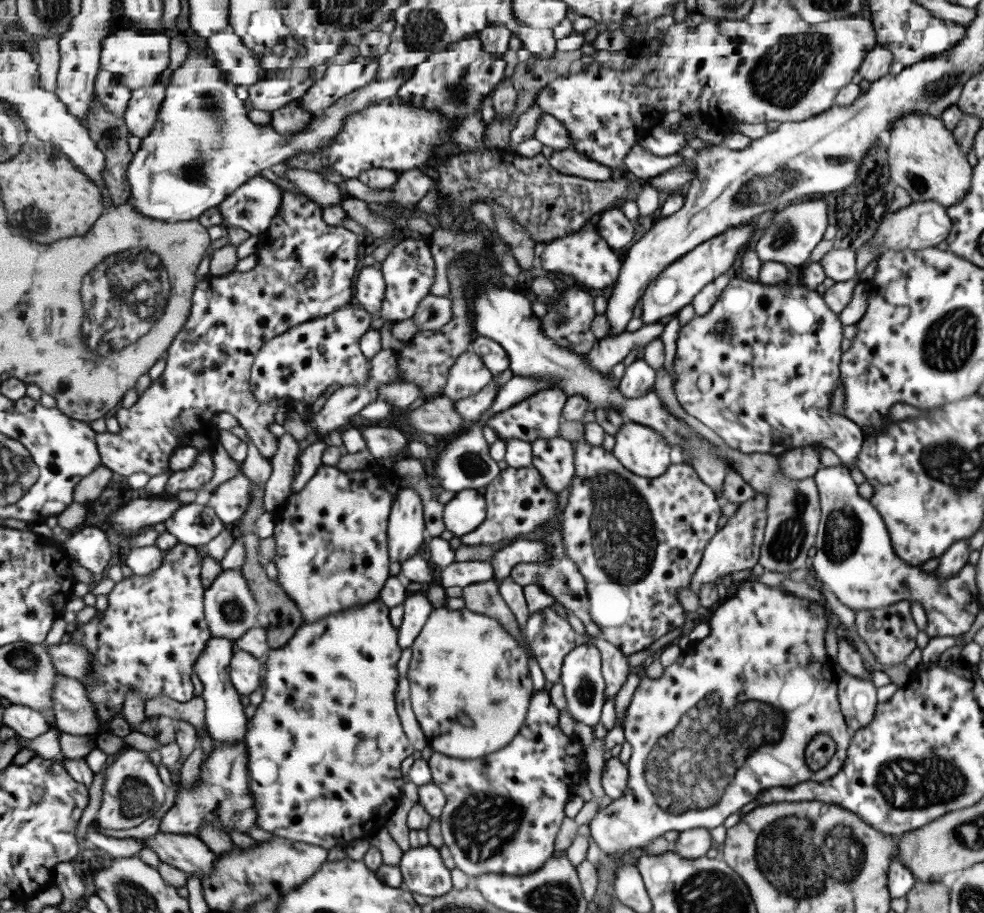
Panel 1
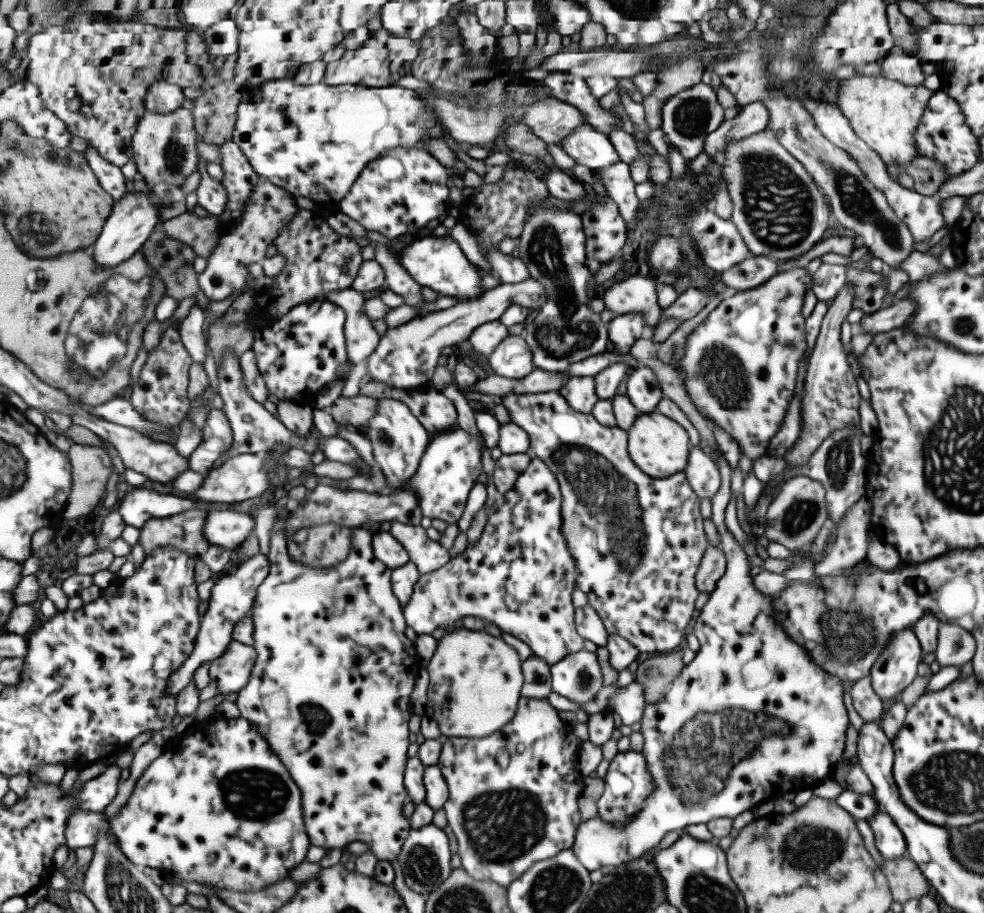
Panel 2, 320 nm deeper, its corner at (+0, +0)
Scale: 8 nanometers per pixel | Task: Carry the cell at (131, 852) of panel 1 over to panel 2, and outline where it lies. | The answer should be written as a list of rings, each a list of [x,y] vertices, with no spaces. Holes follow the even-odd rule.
[[[241,716],[237,718],[217,717],[210,721],[207,732],[192,732],[181,740],[174,741],[165,752],[152,760],[150,765],[138,778],[132,794],[120,813],[110,822],[110,830],[118,841],[118,847],[129,860],[139,867],[149,866],[160,868],[167,882],[198,882],[206,885],[221,886],[231,890],[261,890],[266,886],[289,879],[292,872],[307,860],[307,852],[311,848],[311,837],[307,830],[303,808],[303,792],[298,783],[295,784],[292,774],[287,774],[287,768],[279,755],[271,748],[270,742],[263,736],[250,719]]]

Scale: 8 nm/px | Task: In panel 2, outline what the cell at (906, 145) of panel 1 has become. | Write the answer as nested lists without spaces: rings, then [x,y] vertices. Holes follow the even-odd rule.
[[[853,75],[846,80],[838,81],[832,78],[831,81],[833,82],[832,91],[837,98],[836,107],[840,114],[848,120],[855,136],[872,148],[884,163],[891,160],[901,166],[909,165],[915,157],[919,157],[916,154],[916,142],[912,140],[912,132],[918,125],[920,117],[923,116],[923,110],[926,109],[932,90],[923,86],[904,85],[902,82],[880,76]]]

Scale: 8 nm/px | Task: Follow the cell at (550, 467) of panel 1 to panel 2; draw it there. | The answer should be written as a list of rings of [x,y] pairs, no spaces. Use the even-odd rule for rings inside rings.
[[[531,456],[526,469],[523,470],[523,473],[519,474],[519,480],[515,484],[515,490],[511,490],[507,494],[496,494],[494,505],[490,508],[490,513],[488,514],[487,527],[485,527],[481,538],[474,545],[467,546],[462,553],[453,557],[443,568],[429,574],[420,575],[420,580],[415,584],[412,599],[403,608],[408,626],[413,628],[417,634],[433,634],[437,628],[446,627],[451,629],[451,626],[455,622],[463,620],[465,616],[473,616],[479,618],[484,624],[495,624],[495,626],[499,626],[504,633],[514,634],[521,642],[529,646],[533,657],[543,660],[548,665],[553,665],[555,662],[561,661],[568,654],[573,654],[579,649],[583,649],[584,639],[581,636],[577,636],[578,632],[575,632],[576,628],[573,626],[573,606],[571,606],[571,601],[577,586],[575,580],[578,572],[575,568],[575,559],[571,556],[568,546],[565,544],[565,538],[561,534],[561,514],[559,514],[561,499],[562,496],[557,480],[549,472],[547,465],[543,463],[543,460]]]

